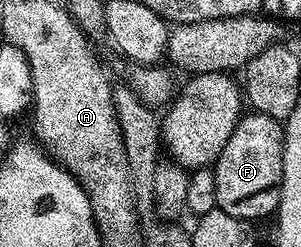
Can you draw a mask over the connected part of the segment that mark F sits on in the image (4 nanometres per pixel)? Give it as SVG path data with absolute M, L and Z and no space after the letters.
M245 113L226 149L216 159L216 206L221 211L249 221L275 216L280 209L280 178L284 168L284 128L281 120L255 113Z

